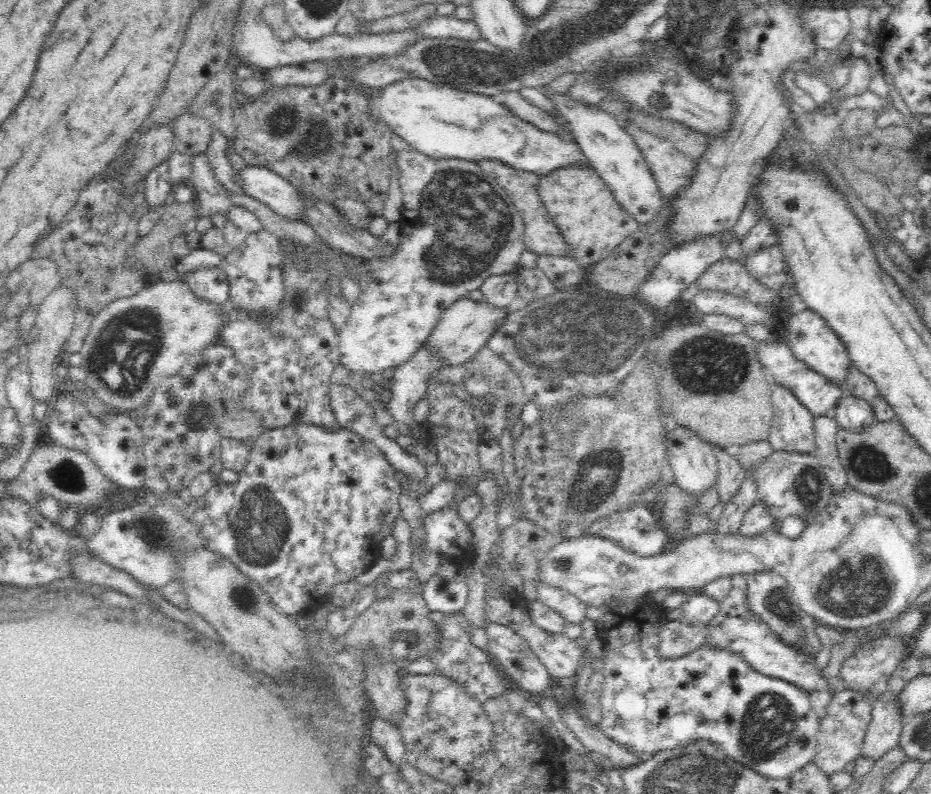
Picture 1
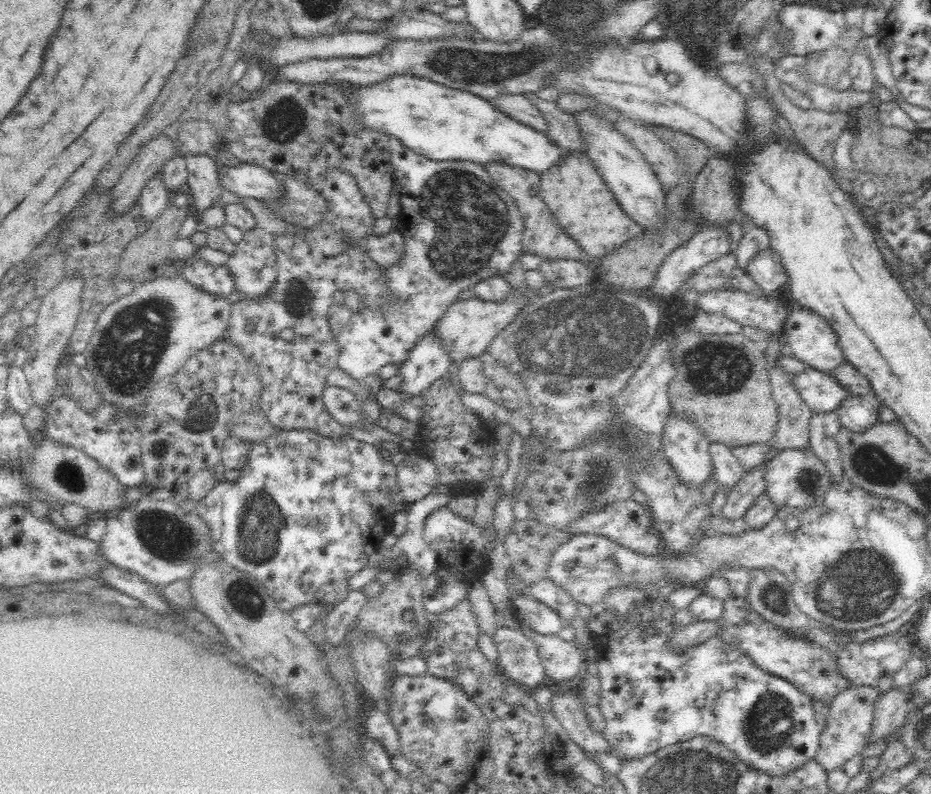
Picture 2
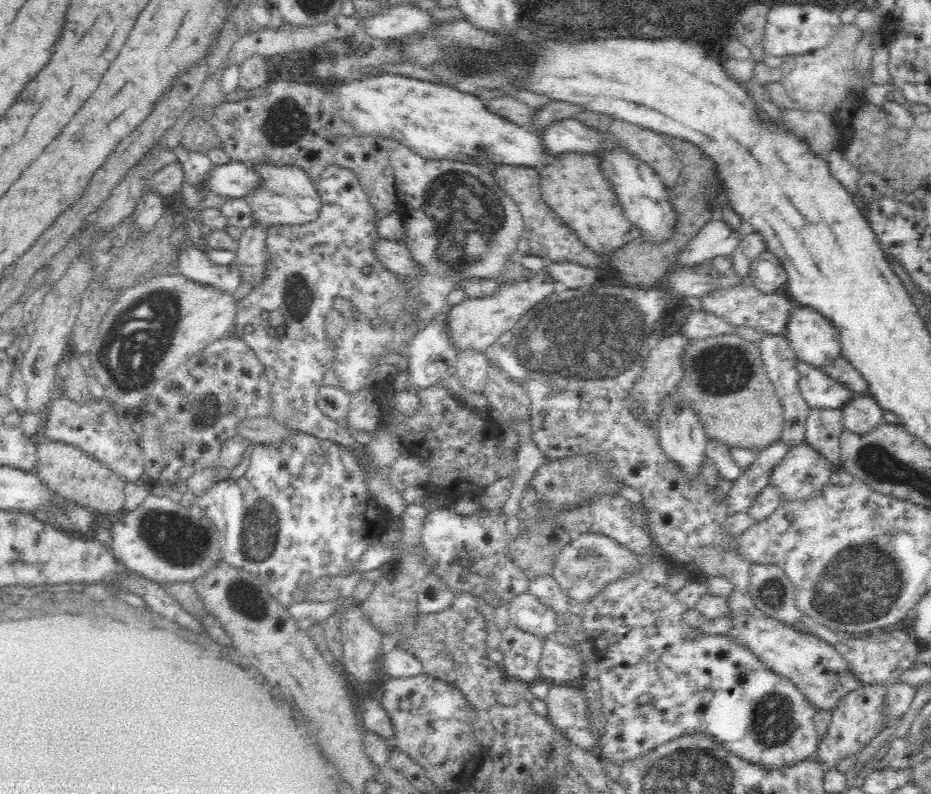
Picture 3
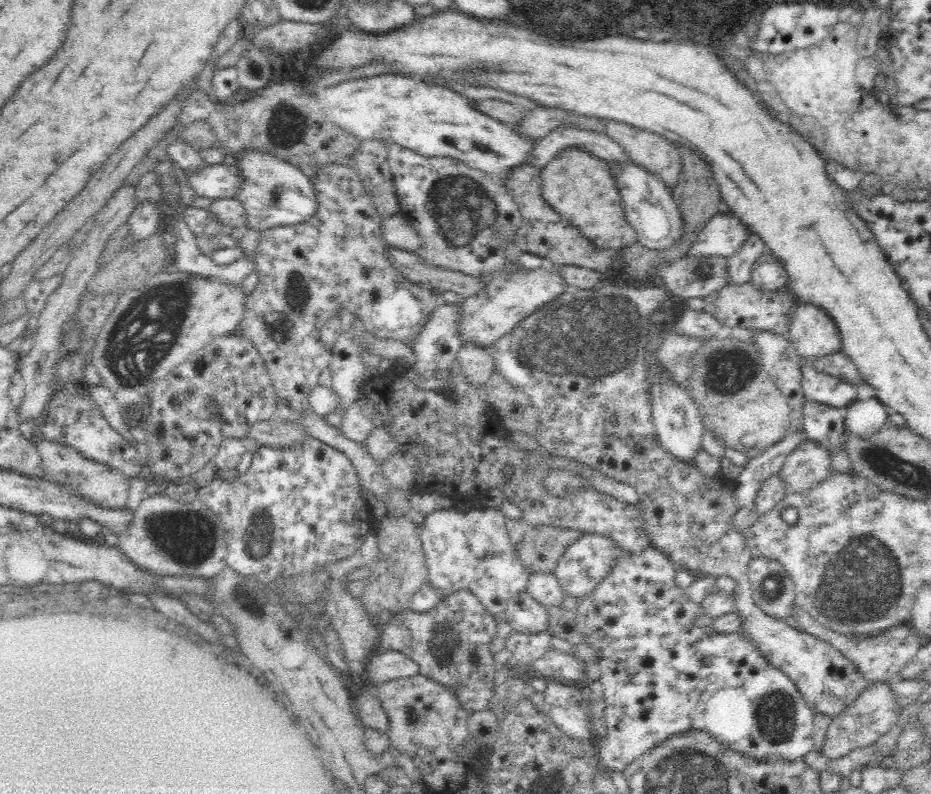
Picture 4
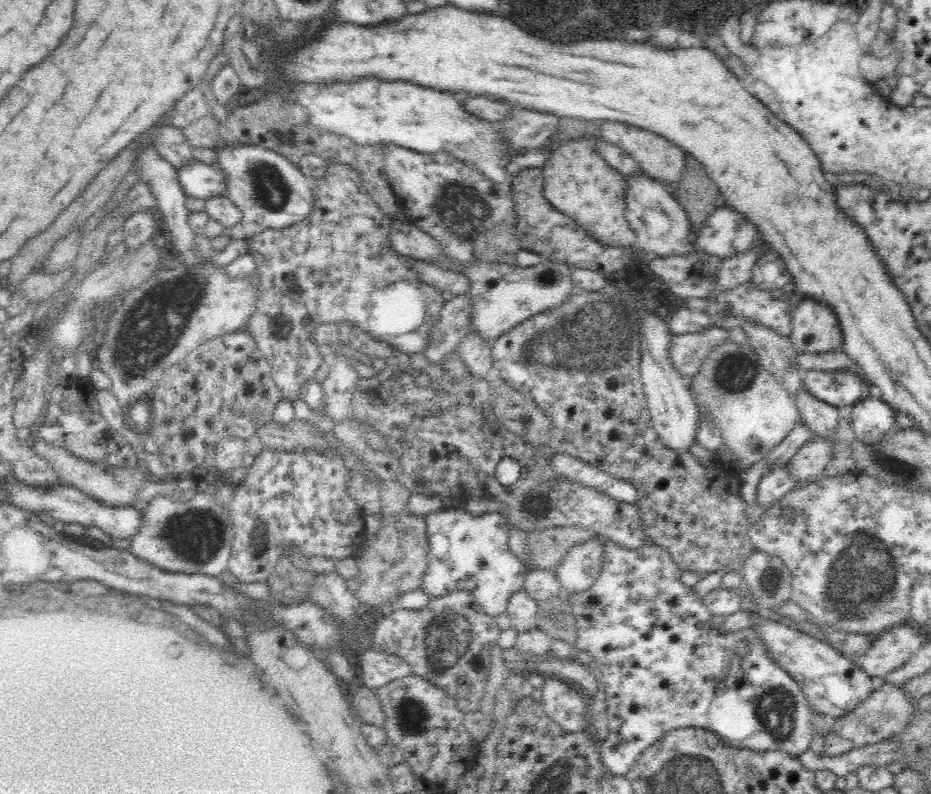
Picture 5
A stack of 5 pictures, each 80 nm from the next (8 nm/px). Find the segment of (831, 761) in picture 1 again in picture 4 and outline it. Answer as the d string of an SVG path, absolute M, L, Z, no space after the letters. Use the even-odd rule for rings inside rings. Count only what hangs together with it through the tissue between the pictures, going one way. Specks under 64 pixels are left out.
M888 683L870 684L864 692L858 694L858 698L850 706L846 706L840 714L832 718L821 751L823 756L828 761L838 760L856 748L872 745L882 734L886 734L890 730L890 724L895 724L900 711L896 695Z

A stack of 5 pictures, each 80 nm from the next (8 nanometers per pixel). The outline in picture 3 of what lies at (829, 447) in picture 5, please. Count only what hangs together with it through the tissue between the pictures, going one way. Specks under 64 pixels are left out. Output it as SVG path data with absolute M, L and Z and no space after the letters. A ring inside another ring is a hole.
M802 442L792 445L786 456L780 460L780 464L774 466L770 476L770 483L776 487L776 491L780 493L782 500L801 501L822 491L833 471L830 461L826 457L818 453L808 443Z

